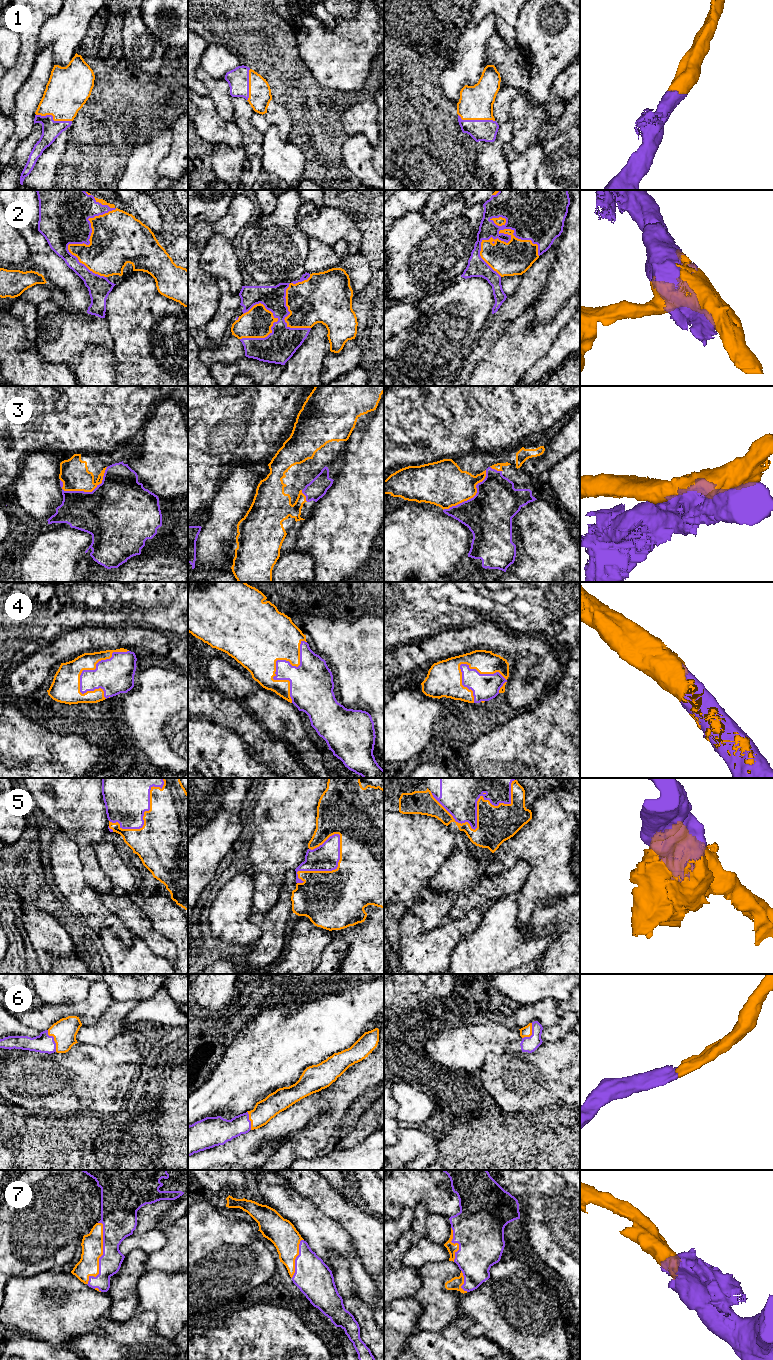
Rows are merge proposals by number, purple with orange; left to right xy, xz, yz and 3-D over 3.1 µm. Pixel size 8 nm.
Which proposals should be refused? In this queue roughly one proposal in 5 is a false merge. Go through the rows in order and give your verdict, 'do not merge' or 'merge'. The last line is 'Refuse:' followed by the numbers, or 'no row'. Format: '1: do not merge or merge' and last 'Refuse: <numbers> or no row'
1: merge
2: merge
3: do not merge
4: merge
5: merge
6: merge
7: merge
Refuse: 3

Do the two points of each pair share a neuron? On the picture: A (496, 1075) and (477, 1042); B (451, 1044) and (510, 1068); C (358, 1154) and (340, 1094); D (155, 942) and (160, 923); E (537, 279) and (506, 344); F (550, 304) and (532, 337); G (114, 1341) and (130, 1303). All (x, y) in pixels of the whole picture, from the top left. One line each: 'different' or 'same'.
A: different
B: different
C: different
D: different
E: different
F: different
G: different

